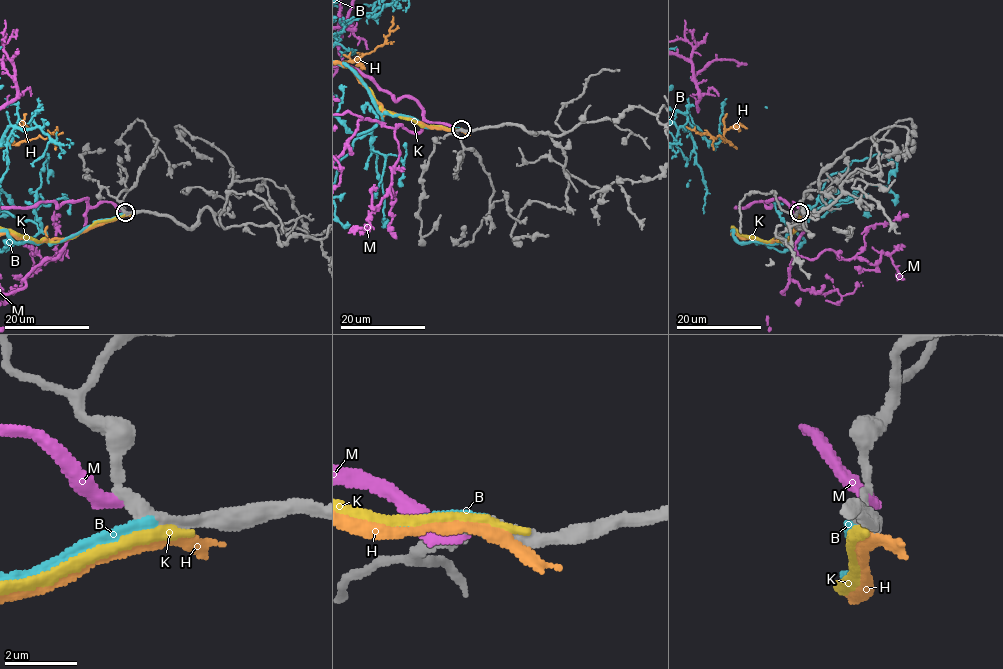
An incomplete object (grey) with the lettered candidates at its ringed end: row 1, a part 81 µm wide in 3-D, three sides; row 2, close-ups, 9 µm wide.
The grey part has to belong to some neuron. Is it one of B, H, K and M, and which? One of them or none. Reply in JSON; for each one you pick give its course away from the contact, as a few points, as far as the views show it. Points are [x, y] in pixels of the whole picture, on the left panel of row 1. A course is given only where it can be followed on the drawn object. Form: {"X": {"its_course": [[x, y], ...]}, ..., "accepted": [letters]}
{"accepted": ["B"]}

